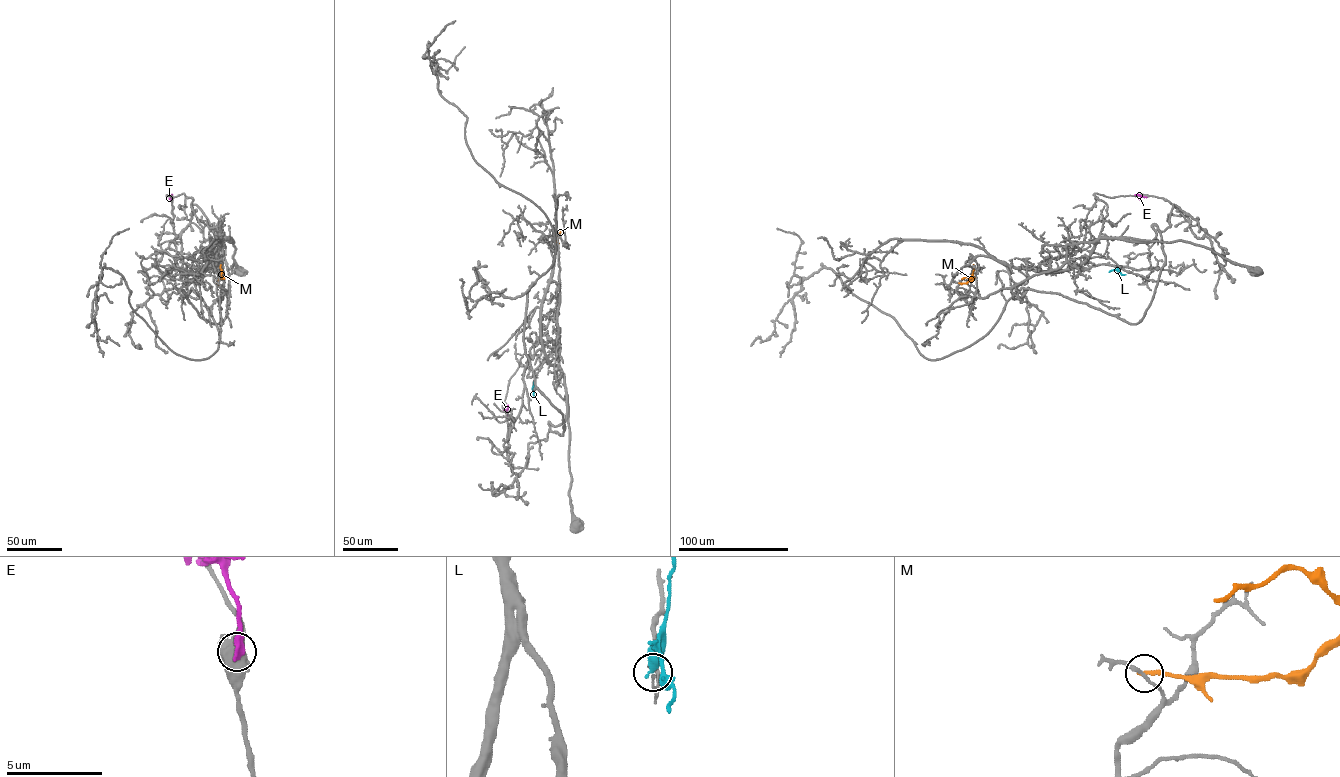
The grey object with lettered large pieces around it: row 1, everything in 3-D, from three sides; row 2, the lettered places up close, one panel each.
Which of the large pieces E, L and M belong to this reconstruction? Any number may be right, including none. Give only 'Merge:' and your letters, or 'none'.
Merge: L

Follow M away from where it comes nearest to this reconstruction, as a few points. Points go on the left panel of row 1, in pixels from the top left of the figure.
M: (217, 283), (221, 277), (221, 264)

